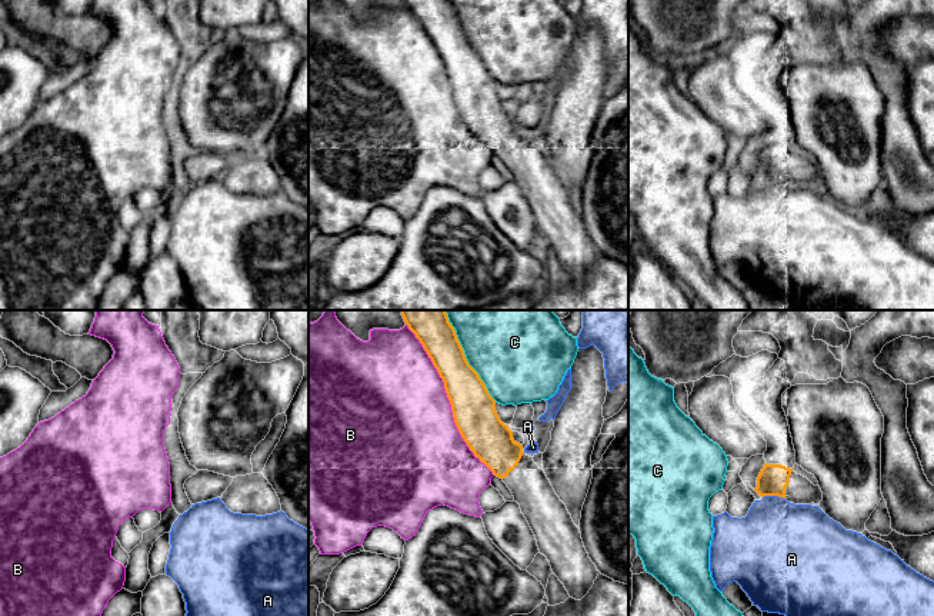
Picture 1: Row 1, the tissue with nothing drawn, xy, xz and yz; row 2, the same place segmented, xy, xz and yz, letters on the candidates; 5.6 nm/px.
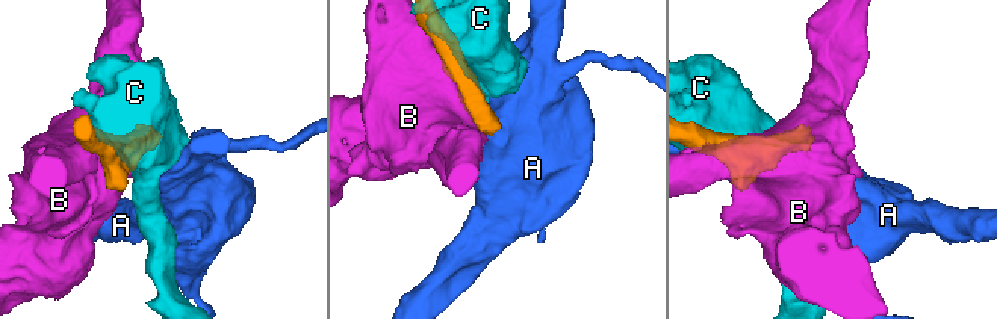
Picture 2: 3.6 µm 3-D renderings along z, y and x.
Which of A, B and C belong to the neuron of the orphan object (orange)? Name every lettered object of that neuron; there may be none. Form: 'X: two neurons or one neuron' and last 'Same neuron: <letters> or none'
A: two neurons
B: two neurons
C: two neurons
Same neuron: none

